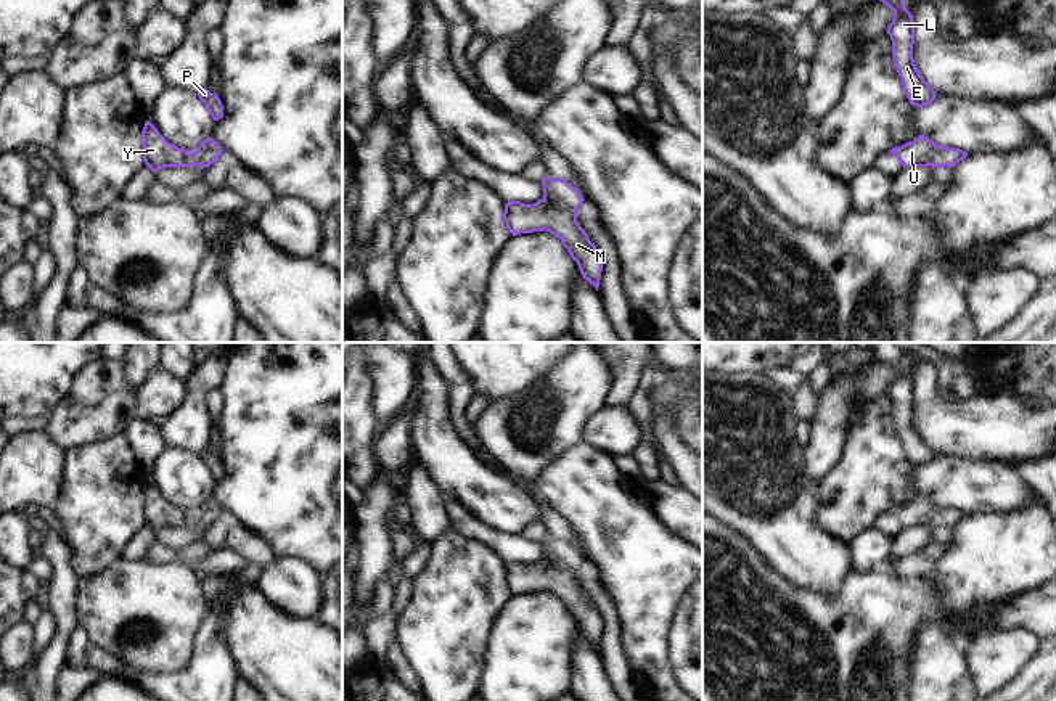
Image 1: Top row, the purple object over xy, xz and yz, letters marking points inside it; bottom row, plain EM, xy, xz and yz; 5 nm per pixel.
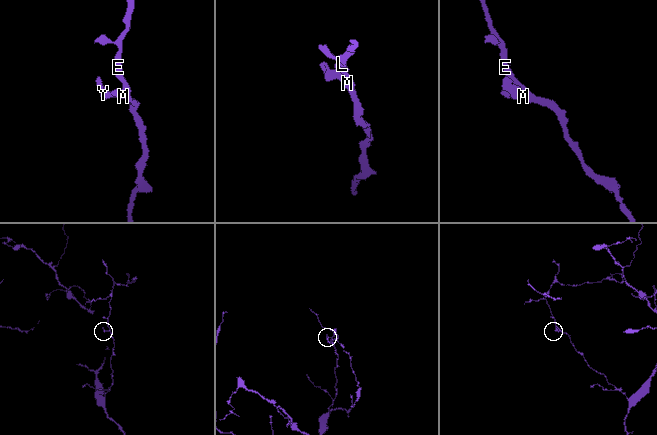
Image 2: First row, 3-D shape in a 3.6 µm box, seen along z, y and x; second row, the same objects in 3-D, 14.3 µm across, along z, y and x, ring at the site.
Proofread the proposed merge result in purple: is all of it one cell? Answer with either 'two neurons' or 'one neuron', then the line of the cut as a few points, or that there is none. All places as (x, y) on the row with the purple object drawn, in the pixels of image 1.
one neuron | no cut

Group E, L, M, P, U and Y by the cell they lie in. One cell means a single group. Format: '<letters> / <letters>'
E L M P U Y

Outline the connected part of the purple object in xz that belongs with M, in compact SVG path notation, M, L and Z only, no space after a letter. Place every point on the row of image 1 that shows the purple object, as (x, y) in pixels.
M545 177L543 198L534 204L508 201L503 219L513 236L521 233L550 232L561 240L577 262L582 277L596 288L603 272L603 257L577 222L577 211L585 201L580 190L567 180Z

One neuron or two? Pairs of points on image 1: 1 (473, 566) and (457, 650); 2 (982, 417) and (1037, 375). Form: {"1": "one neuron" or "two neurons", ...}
{"1": "one neuron", "2": "two neurons"}

